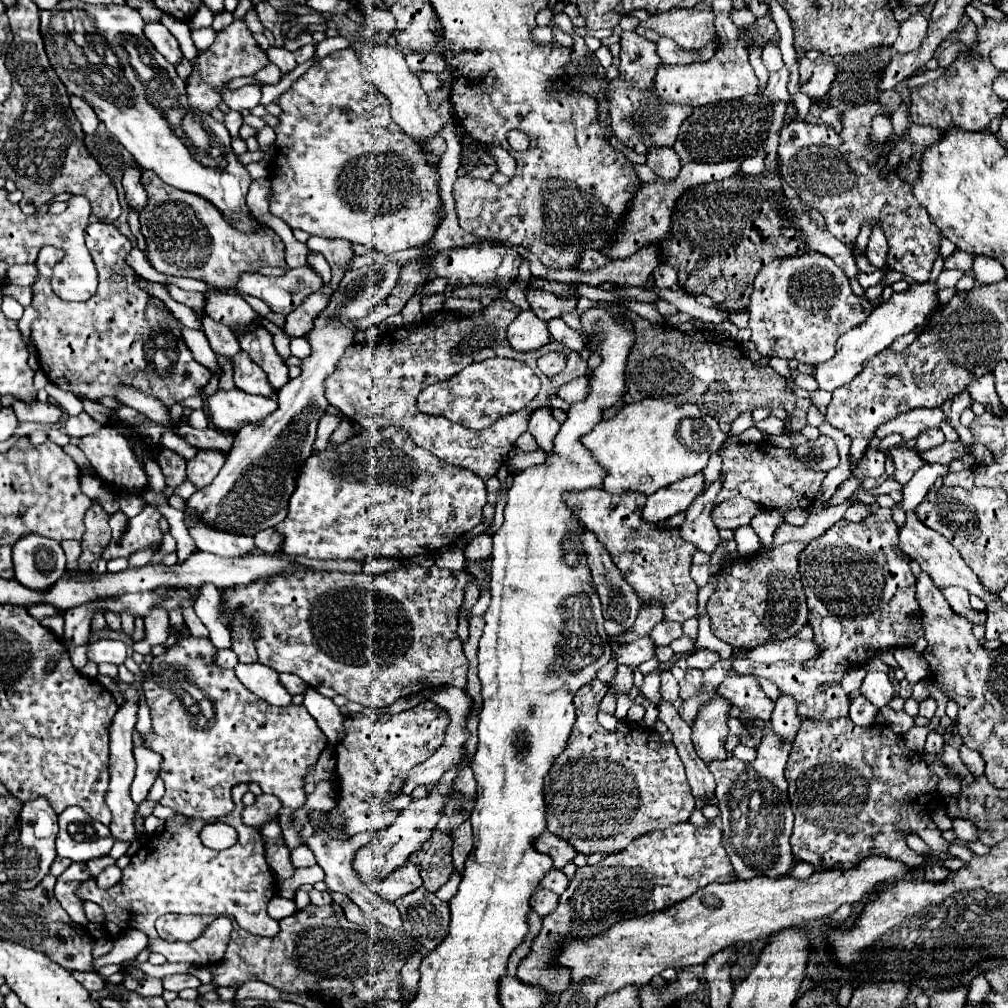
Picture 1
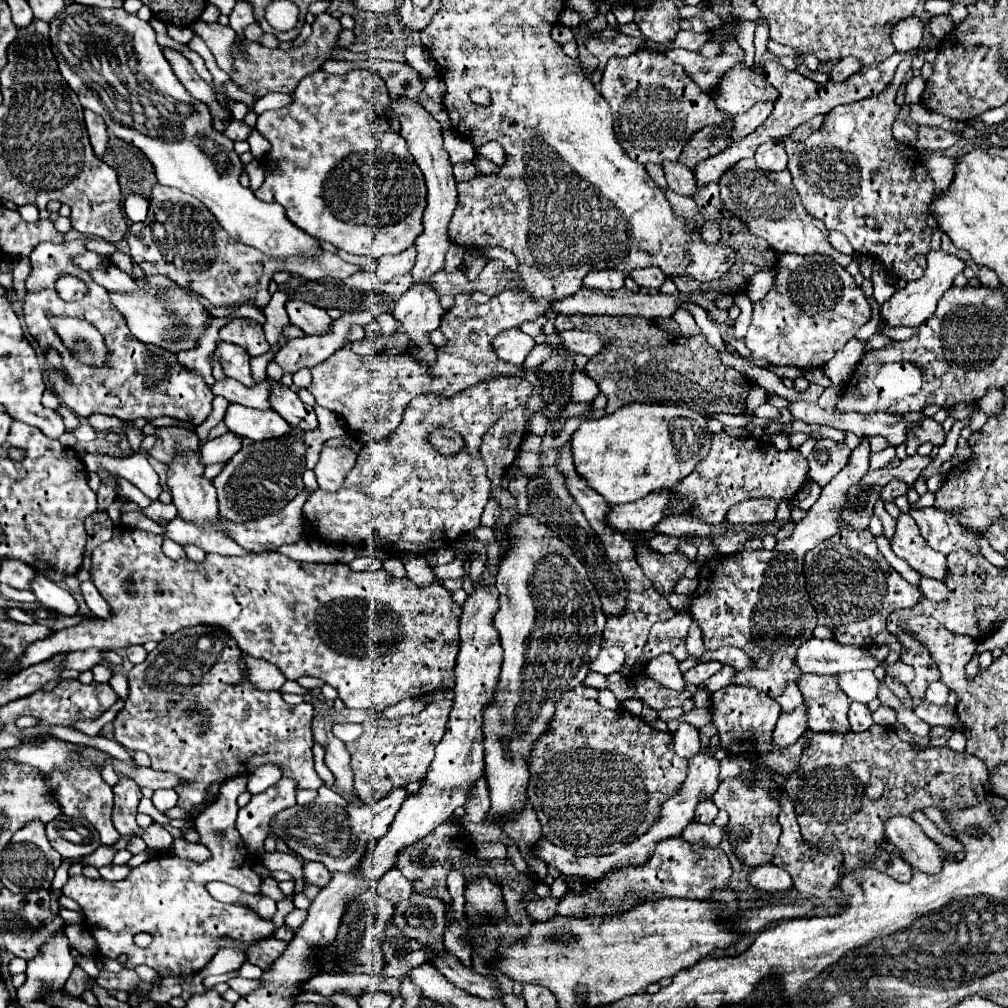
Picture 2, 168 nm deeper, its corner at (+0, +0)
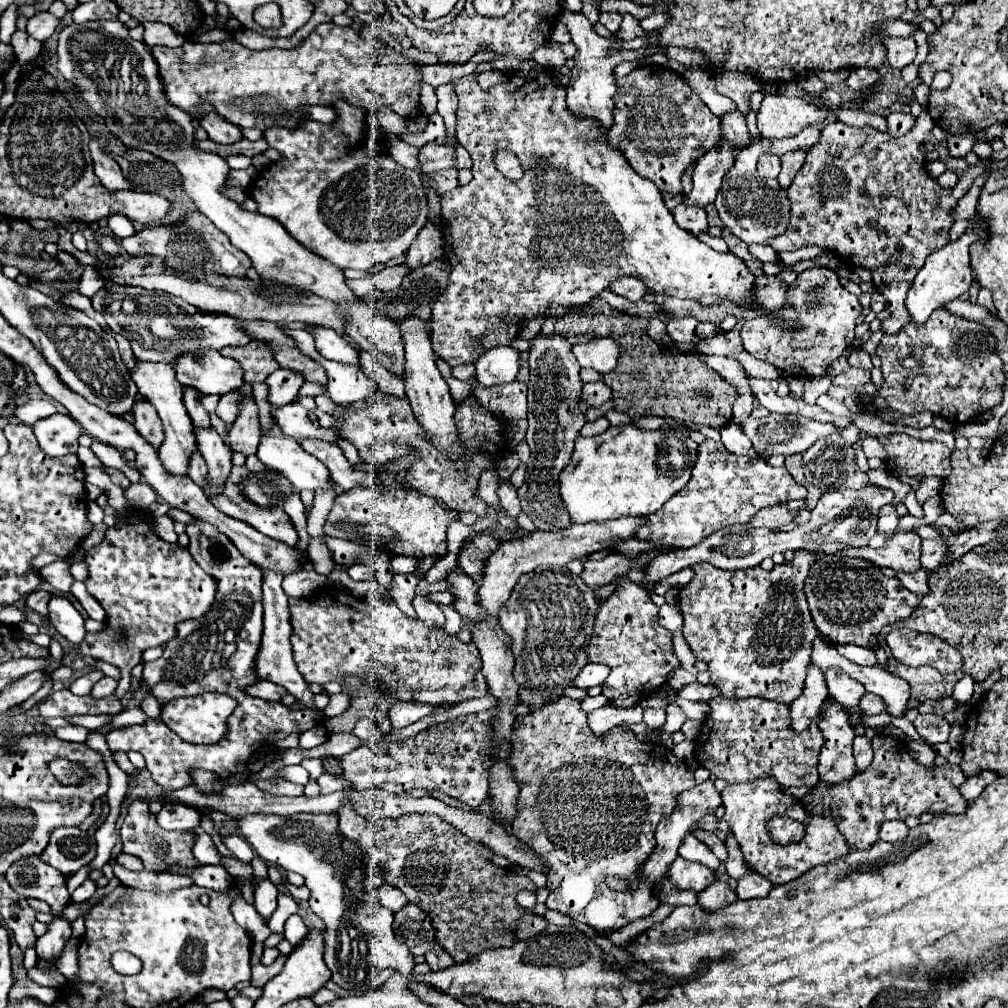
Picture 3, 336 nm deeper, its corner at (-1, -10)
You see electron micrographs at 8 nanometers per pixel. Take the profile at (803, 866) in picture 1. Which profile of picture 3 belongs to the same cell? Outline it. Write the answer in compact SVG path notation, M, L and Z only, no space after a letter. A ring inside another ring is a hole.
M748 870L744 874L744 878L738 880L736 894L738 894L738 898L764 898L770 894L772 888L774 886L770 884L770 880L766 880L764 876L760 876L754 870Z

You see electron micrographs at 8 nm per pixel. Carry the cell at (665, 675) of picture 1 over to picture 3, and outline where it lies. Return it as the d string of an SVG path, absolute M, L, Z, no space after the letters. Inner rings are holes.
M644 708L644 722L648 728L660 728L666 722L666 710L662 708Z

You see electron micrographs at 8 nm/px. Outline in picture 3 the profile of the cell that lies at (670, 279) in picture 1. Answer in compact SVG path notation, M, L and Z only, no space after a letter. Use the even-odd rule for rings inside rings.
M618 278L618 280L614 280L614 284L610 284L610 290L632 302L642 300L650 294L650 288L638 278Z

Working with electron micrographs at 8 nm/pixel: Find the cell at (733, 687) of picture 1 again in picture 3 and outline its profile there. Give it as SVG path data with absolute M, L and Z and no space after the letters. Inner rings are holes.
M724 698L710 700L710 714L702 724L696 738L696 760L708 768L714 776L724 778L730 784L752 782L756 778L774 778L780 786L812 786L820 780L818 756L822 734L818 720L810 726L810 732L794 736L790 732L790 712L784 704L774 704L766 698Z

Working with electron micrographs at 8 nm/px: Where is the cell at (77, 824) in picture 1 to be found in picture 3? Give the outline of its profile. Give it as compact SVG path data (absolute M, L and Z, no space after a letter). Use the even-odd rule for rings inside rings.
M76 826L56 828L48 846L42 852L42 860L58 868L62 874L74 874L96 856L96 840L90 832Z

